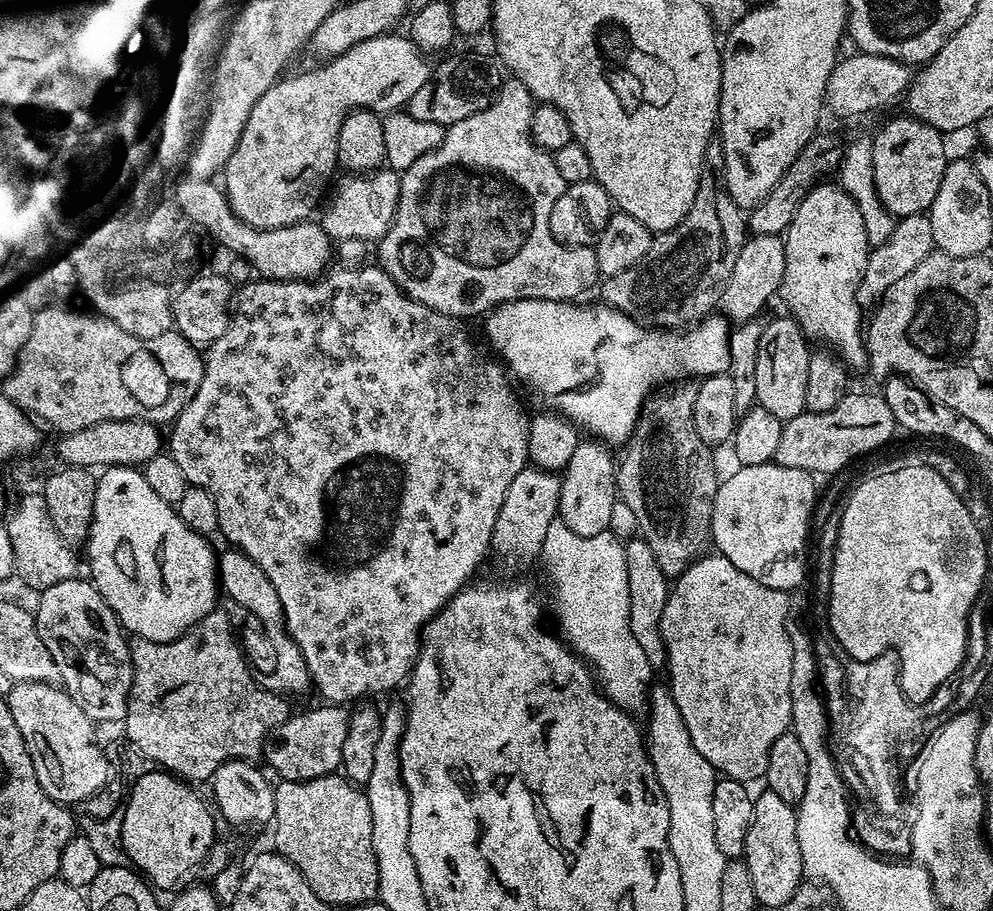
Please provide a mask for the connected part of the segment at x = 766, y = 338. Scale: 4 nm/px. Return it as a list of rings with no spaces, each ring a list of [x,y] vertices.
[[[791,315],[776,316],[764,325],[758,350],[758,367],[756,376],[756,404],[770,410],[774,418],[789,420],[806,410],[806,380],[810,375],[810,358],[812,352],[809,337],[798,326]]]

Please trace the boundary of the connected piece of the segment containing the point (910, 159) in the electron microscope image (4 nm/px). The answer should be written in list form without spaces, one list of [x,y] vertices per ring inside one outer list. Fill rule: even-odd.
[[[907,114],[886,121],[880,133],[872,136],[874,186],[893,217],[927,213],[931,208],[950,159],[944,140],[945,133]]]

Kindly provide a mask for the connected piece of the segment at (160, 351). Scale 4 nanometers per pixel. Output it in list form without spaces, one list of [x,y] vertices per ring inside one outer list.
[[[48,308],[39,313],[36,317],[36,325],[32,328],[32,334],[28,339],[23,351],[20,352],[20,361],[17,364],[16,371],[8,377],[2,390],[8,395],[23,412],[35,418],[41,425],[49,424],[56,431],[56,434],[67,434],[70,432],[81,432],[92,426],[98,426],[100,422],[110,422],[111,420],[146,420],[157,426],[171,425],[182,414],[182,410],[194,398],[202,378],[204,377],[205,357],[201,349],[194,347],[185,336],[173,330],[162,334],[158,338],[142,340],[138,337],[132,337],[126,331],[108,320],[107,317],[99,314],[89,314],[84,312],[67,312],[64,308]]]

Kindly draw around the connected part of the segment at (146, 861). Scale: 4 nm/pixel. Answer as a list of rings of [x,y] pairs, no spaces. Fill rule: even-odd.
[[[153,770],[131,781],[119,817],[120,844],[128,855],[127,863],[143,874],[153,889],[175,889],[183,876],[199,869],[217,839],[213,809],[208,809],[192,788],[195,787],[191,783],[167,770]]]

